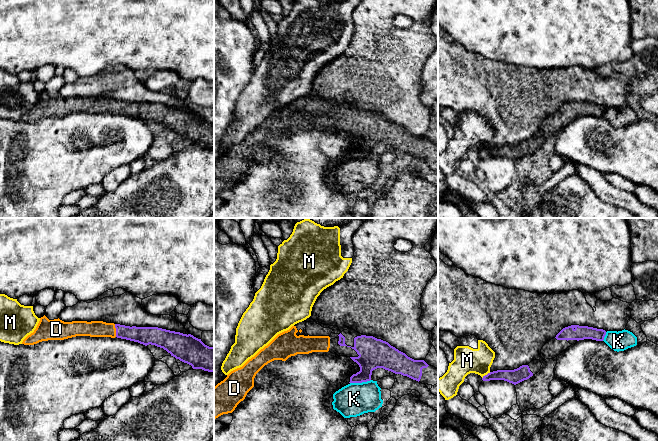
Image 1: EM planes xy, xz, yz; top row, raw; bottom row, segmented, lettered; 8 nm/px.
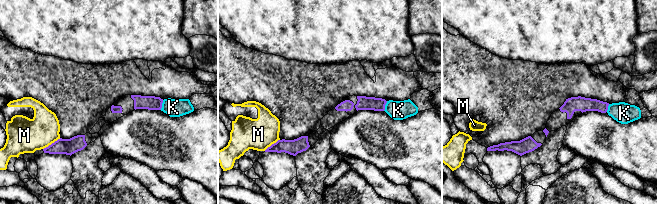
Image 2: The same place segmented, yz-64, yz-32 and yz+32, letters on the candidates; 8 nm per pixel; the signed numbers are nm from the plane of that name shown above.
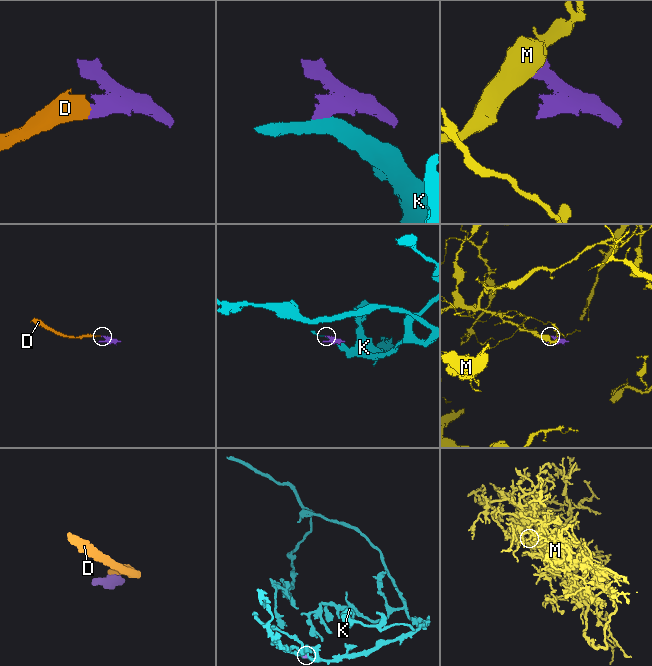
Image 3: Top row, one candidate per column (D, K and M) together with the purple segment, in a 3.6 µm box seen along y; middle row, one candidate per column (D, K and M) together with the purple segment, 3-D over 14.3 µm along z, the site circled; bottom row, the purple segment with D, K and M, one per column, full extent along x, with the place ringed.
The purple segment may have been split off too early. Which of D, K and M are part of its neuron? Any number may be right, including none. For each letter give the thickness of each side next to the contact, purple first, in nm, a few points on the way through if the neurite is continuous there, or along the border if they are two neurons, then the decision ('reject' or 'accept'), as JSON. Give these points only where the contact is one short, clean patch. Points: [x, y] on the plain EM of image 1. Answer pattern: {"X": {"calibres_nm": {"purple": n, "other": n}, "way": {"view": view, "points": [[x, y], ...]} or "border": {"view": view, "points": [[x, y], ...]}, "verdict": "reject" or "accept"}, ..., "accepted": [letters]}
{"D": {"calibres_nm": {"purple": 140, "other": 130}, "way": {"view": "xy", "points": [[144, 111], [116, 106], [94, 104]]}, "verdict": "accept"}, "K": {"calibres_nm": {"purple": 240, "other": 260}, "border": {"view": "xz", "points": [[370, 155], [364, 158], [350, 159]]}, "verdict": "reject"}, "M": {"calibres_nm": {"purple": 120, "other": 220}, "border": {"view": "yz", "points": [[490, 148], [482, 154]]}, "verdict": "reject"}, "accepted": ["D"]}

